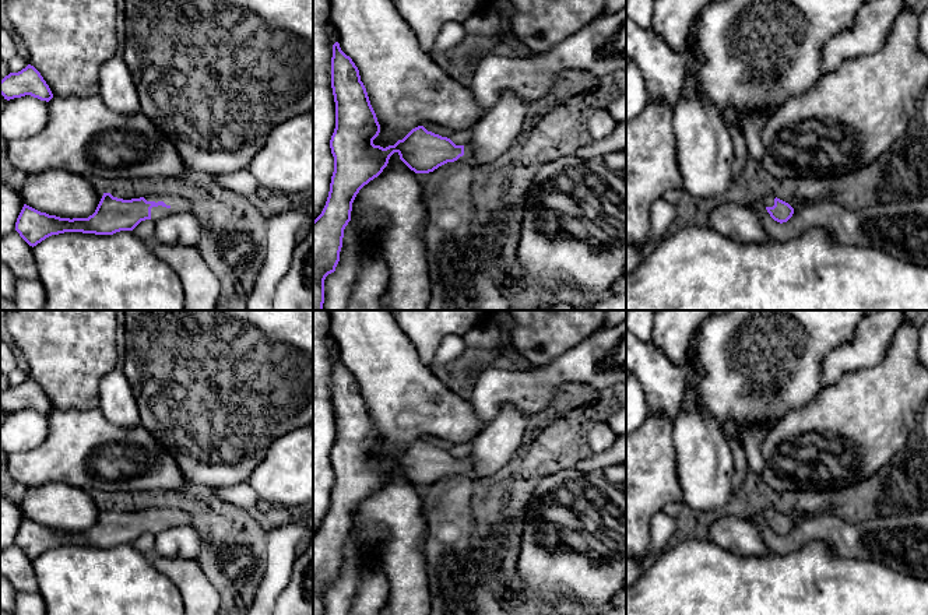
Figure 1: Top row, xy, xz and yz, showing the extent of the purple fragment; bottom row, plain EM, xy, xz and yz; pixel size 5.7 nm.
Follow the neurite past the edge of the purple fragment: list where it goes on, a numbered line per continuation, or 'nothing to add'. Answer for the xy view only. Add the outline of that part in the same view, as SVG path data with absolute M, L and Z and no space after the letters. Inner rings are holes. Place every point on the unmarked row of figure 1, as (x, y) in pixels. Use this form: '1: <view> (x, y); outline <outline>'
1: xy (176, 516); outline M151 507L144 510L147 514L164 514L166 519L158 519L151 521L151 534L157 535L158 533L164 531L168 527L175 527L179 524L187 524L190 523L190 516L175 507Z

